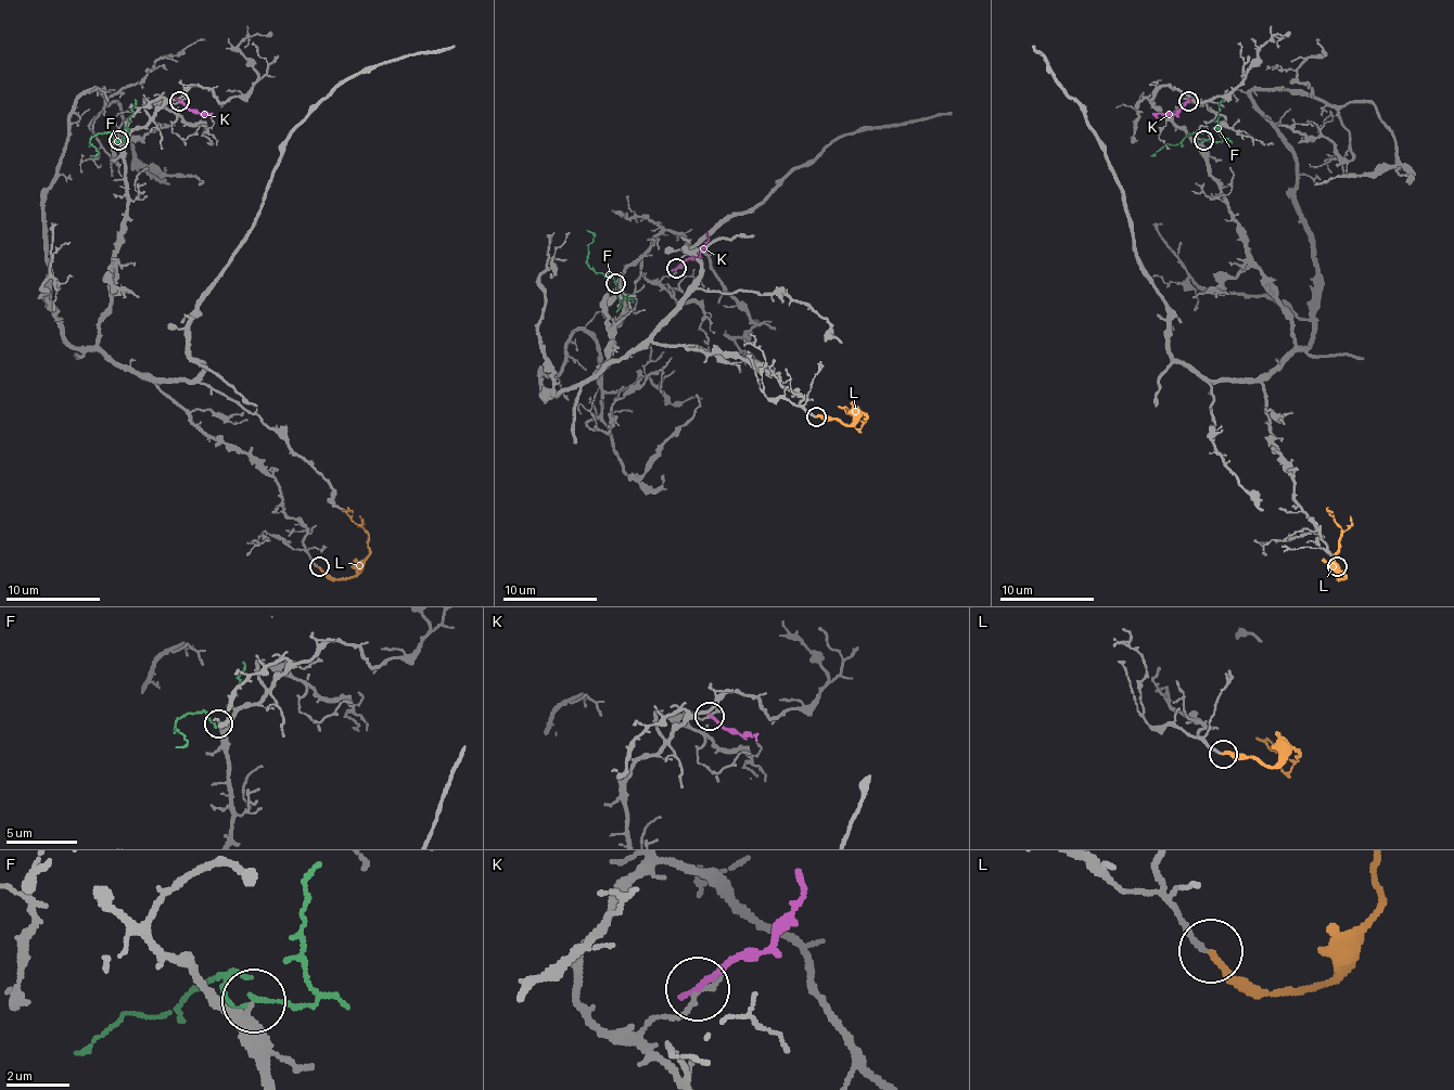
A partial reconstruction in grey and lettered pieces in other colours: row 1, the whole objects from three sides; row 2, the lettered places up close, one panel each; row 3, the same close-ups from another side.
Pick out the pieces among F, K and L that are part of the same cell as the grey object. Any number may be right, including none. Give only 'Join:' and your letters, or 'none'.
Join: F, L

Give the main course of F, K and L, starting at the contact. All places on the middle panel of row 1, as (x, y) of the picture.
F: (615, 282), (587, 264), (587, 245), (592, 240), (587, 231)
K: (677, 268), (699, 254), (708, 240), (705, 233)
L: (817, 418), (850, 424), (862, 414), (866, 418), (862, 420), (838, 406)

